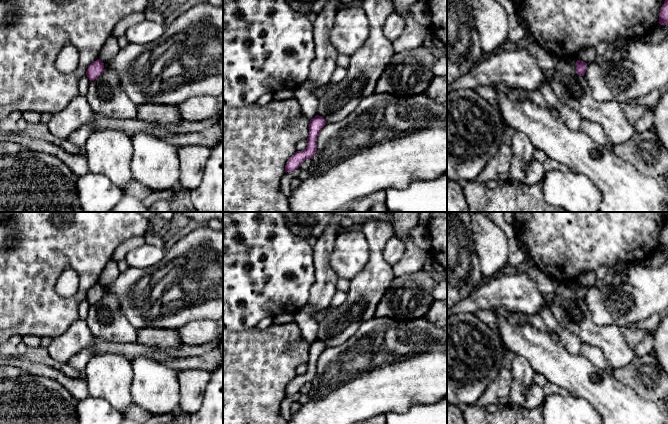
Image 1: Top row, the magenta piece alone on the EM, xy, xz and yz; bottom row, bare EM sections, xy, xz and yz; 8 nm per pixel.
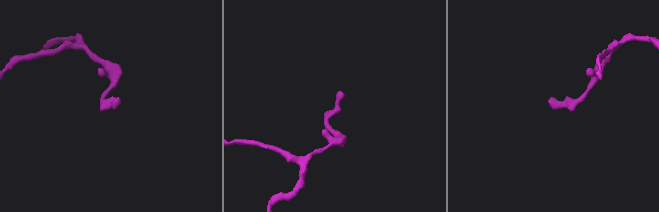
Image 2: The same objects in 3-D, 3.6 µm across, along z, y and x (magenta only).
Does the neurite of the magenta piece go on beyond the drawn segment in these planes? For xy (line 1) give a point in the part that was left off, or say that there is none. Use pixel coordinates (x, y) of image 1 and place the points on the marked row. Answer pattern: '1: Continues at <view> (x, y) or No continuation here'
1: No continuation here

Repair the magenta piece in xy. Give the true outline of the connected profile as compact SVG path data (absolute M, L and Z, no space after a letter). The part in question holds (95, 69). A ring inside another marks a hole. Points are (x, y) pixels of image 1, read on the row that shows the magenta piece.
M97 59L93 63L91 63L86 71L86 75L89 78L90 82L97 79L104 71L104 63Z

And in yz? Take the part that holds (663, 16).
M665 0L661 7L658 23L661 25L668 25L668 0Z

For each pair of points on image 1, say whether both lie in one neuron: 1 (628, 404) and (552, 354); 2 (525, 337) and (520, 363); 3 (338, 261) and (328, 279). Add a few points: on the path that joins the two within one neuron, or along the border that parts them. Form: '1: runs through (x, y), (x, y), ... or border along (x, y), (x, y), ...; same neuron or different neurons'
1: runs through (609, 397), (597, 386), (571, 372); same neuron
2: border along (515, 355), (524, 357), (535, 372); different neurons
3: border along (333, 247), (330, 266), (338, 278); different neurons

